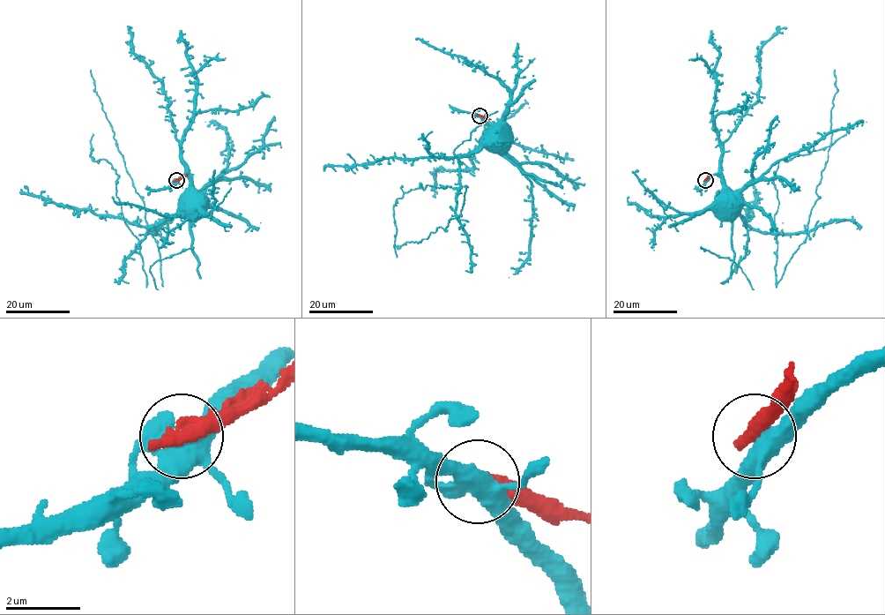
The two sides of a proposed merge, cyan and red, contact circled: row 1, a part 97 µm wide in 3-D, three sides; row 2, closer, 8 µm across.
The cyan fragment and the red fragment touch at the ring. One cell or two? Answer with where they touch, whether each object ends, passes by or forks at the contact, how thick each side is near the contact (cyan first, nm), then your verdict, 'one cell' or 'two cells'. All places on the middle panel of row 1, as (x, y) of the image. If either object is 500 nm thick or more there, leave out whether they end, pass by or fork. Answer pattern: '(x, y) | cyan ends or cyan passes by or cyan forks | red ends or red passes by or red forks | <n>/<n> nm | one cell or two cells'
(479, 116) | cyan forks | red ends | 440/440 nm | two cells

